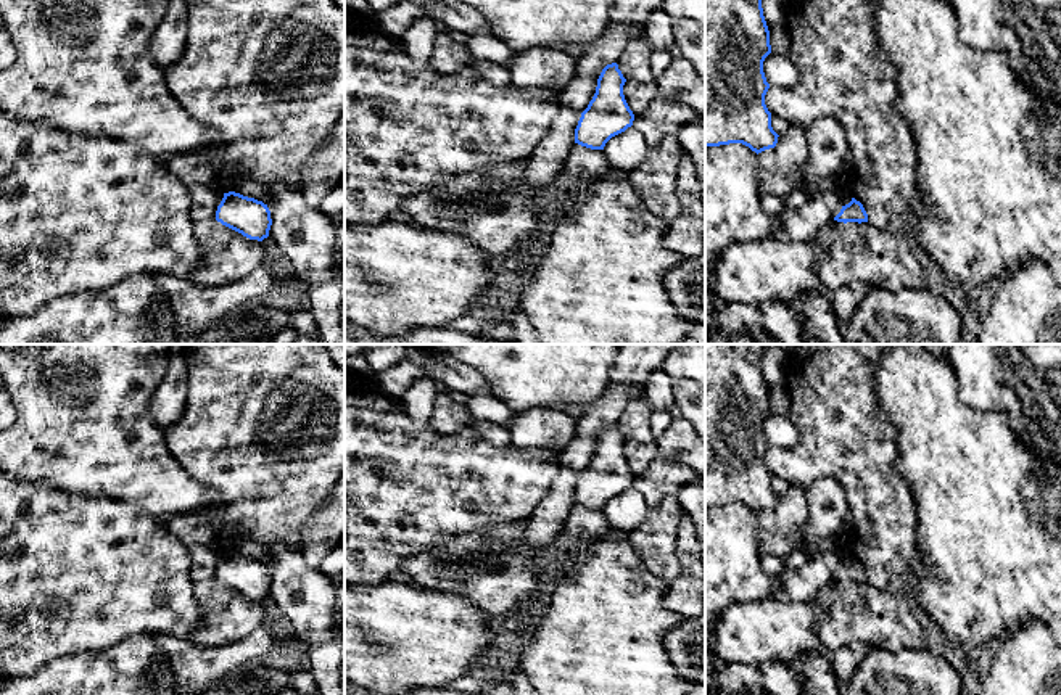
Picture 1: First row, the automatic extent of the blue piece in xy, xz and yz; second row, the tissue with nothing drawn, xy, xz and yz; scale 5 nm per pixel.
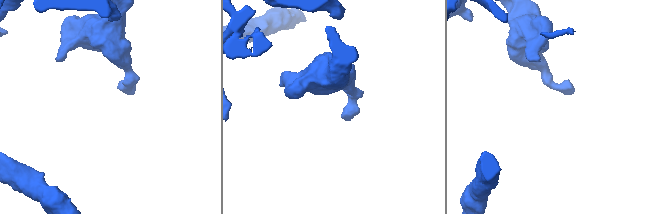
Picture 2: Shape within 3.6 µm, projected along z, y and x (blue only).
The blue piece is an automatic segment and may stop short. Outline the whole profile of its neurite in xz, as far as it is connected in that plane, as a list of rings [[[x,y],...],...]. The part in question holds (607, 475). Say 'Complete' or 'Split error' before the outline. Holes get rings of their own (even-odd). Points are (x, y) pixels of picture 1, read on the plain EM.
Complete. [[[617,423],[602,430],[596,454],[575,489],[575,504],[591,510],[604,510],[612,497],[633,486],[634,475],[623,455],[625,442]]]

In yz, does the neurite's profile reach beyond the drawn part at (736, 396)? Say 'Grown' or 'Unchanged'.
Unchanged

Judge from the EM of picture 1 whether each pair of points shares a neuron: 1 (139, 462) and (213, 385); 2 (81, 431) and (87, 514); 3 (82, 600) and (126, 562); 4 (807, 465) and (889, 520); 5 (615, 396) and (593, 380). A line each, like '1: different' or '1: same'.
1: different
2: different
3: same
4: same
5: different

